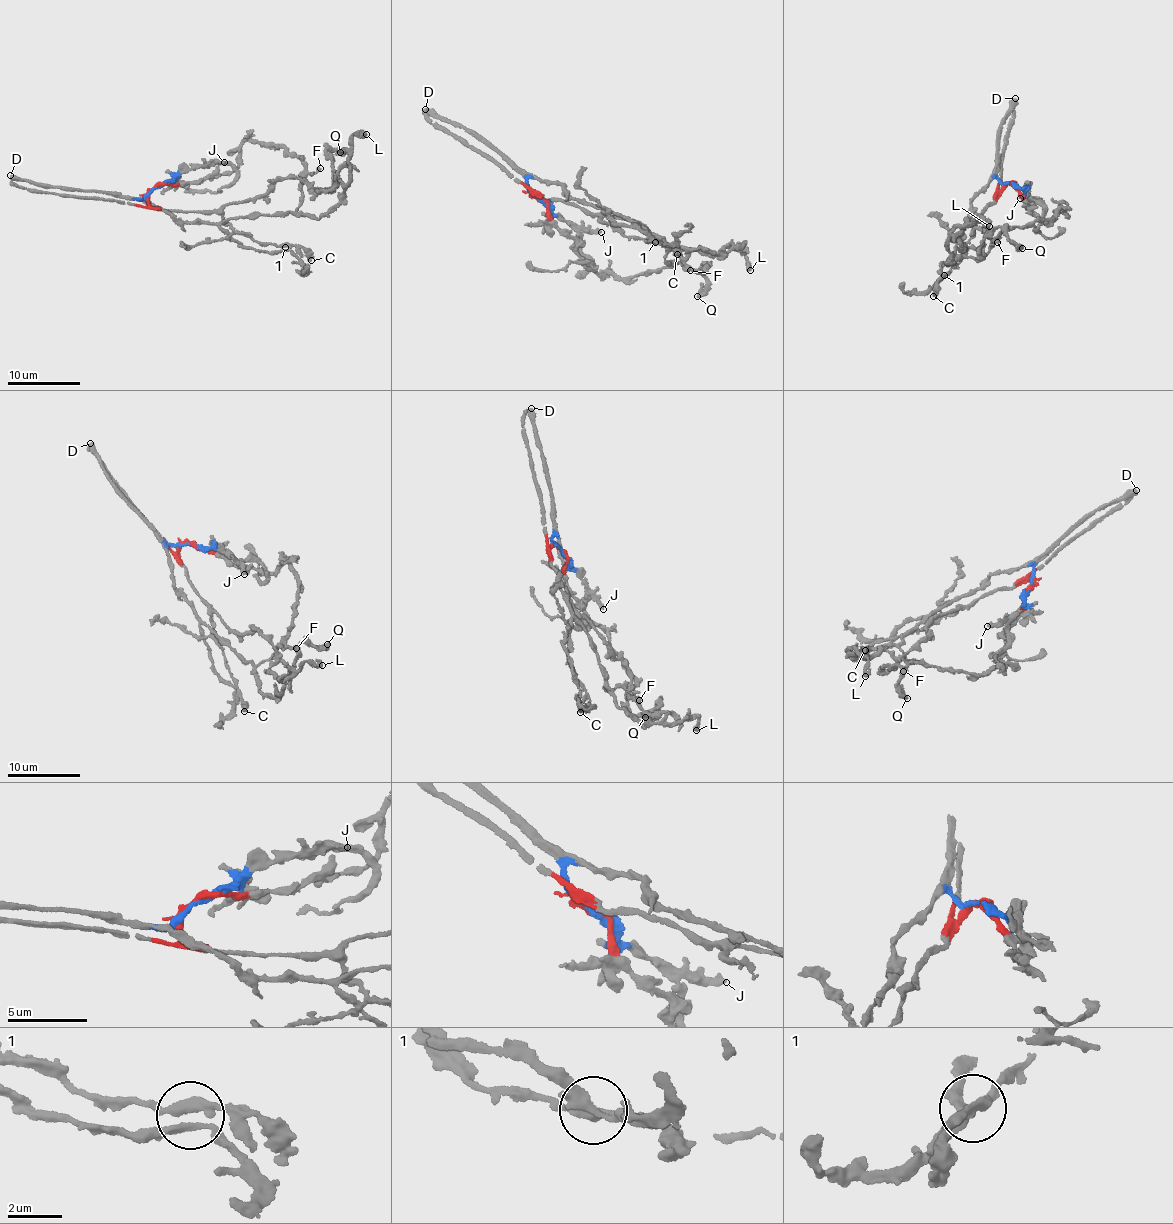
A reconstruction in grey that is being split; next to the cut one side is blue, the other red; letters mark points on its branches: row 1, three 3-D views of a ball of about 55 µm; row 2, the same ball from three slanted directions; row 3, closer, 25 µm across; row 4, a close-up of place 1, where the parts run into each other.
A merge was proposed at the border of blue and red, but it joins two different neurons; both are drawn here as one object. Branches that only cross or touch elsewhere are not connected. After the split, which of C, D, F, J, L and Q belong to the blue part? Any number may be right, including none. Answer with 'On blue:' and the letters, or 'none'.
On blue: D, F, J, L

